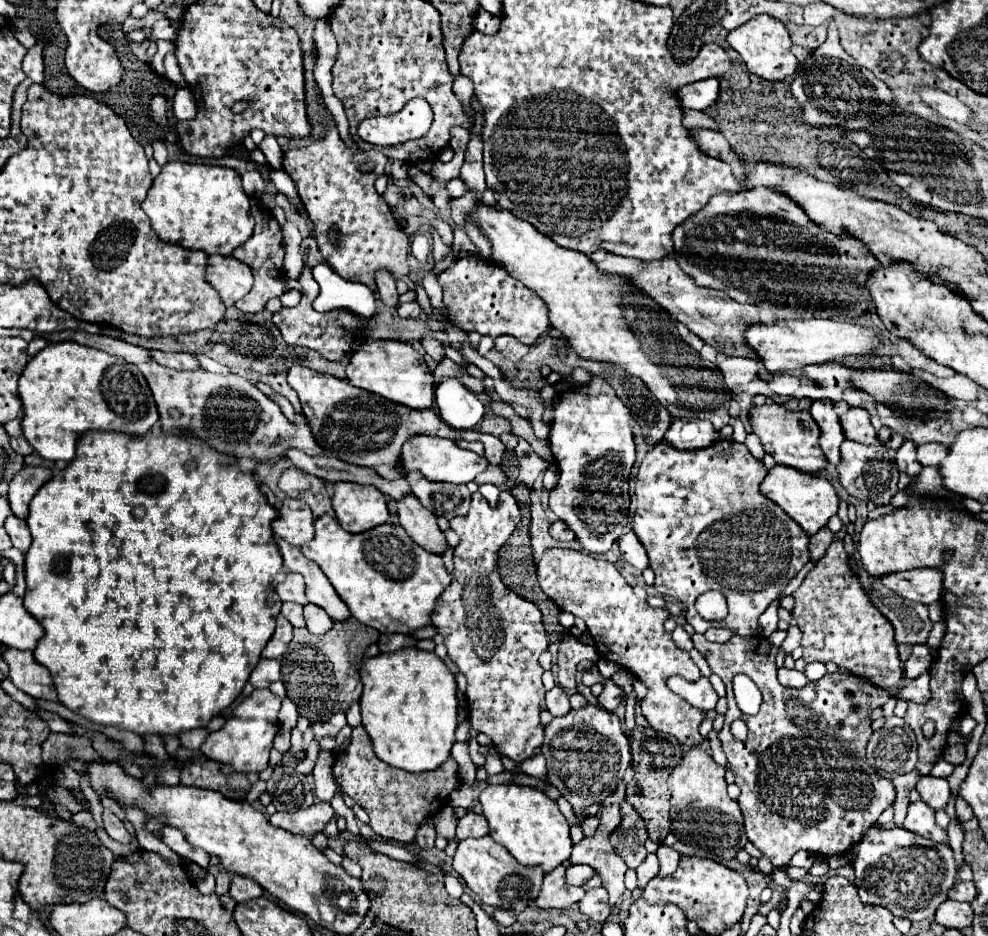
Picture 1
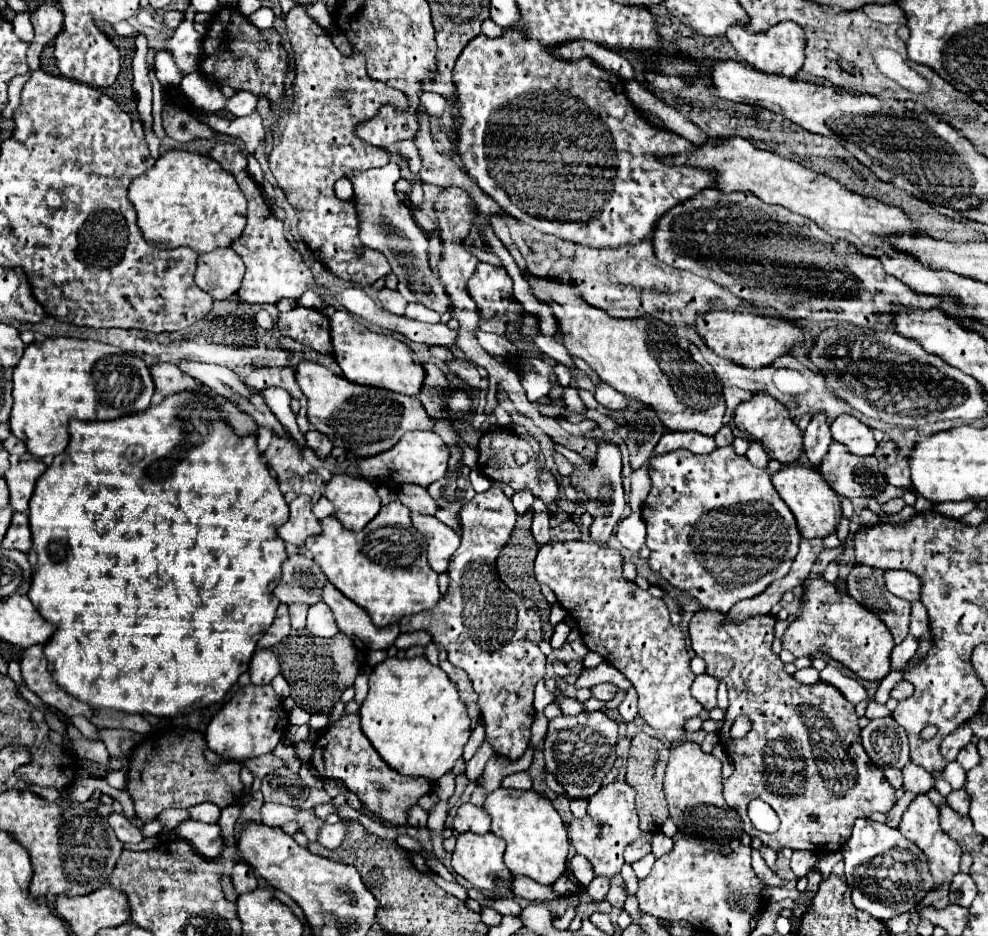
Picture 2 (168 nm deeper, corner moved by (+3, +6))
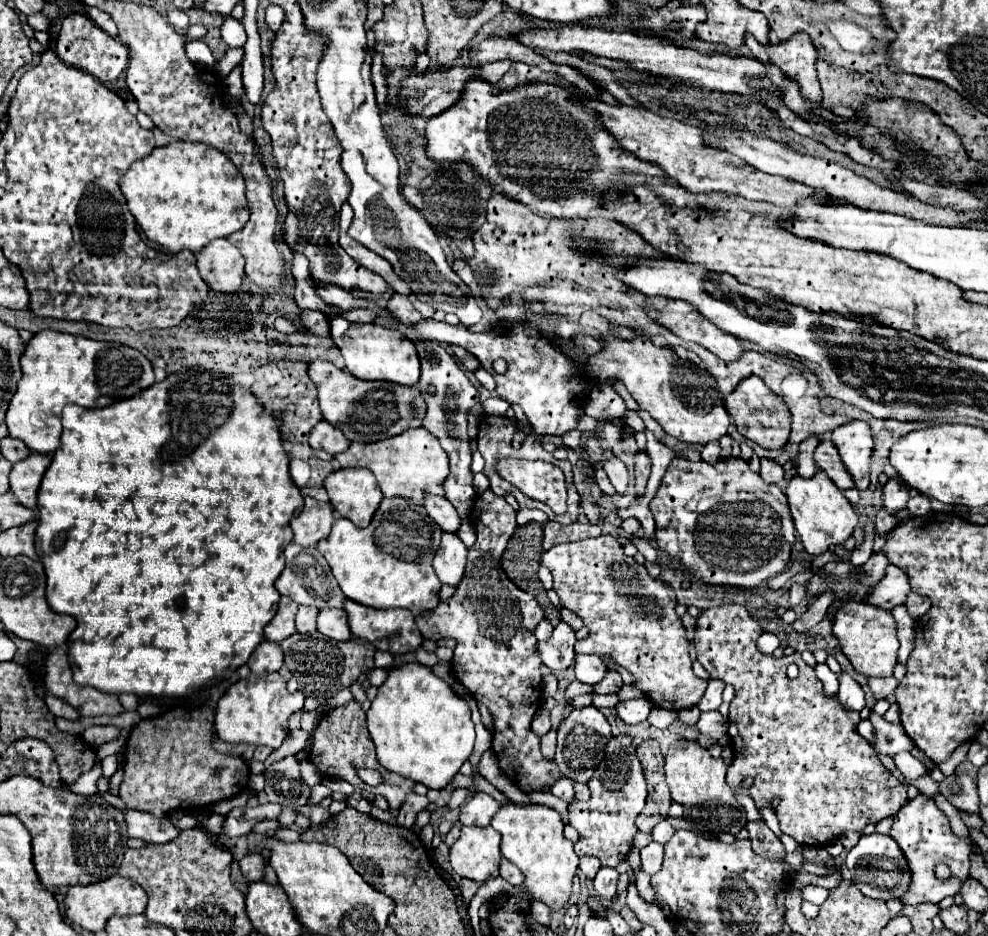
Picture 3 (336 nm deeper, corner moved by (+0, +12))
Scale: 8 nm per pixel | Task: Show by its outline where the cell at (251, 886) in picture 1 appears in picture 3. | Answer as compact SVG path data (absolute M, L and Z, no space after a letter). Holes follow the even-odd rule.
M247 853L241 861L239 861L241 873L247 881L261 881L263 879L263 857L259 853Z

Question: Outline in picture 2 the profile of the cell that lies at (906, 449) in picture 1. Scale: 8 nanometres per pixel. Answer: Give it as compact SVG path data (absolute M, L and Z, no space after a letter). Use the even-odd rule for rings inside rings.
M900 457L884 473L886 473L886 481L890 485L902 487L902 489L908 489L910 487L910 469L908 469L908 459L906 457Z

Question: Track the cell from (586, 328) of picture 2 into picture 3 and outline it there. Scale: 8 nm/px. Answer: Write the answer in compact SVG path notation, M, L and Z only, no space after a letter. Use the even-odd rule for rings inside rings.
M633 331L631 339L621 339L613 333L605 333L601 339L601 351L589 355L587 373L599 383L611 375L619 377L631 397L649 411L649 415L665 429L665 433L685 443L709 443L727 433L731 417L723 405L717 381L707 371L697 371L687 361L681 361L669 347L655 347L643 333Z

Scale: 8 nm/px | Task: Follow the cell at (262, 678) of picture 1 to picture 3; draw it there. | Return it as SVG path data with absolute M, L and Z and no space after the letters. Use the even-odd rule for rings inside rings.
M261 641L259 647L253 651L251 659L247 661L253 675L267 675L273 671L279 671L283 665L283 651L279 643L273 641Z

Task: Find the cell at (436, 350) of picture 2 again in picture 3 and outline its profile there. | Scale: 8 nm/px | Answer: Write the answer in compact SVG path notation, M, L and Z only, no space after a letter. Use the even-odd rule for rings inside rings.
M451 345L451 349L453 349L453 355L463 363L463 367L467 369L467 371L475 371L477 367L479 367L479 361L469 353L469 351L465 351L463 347L457 347L457 345Z

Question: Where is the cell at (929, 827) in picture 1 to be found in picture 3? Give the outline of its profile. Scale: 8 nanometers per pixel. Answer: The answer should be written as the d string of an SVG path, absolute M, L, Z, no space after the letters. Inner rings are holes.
M919 793L915 799L911 799L907 805L903 805L901 811L895 815L889 835L899 843L899 847L903 847L903 853L907 855L907 861L911 863L913 879L911 879L911 887L909 887L907 895L903 895L905 905L939 903L945 897L953 897L955 893L959 893L963 879L969 875L971 847L969 847L969 841L953 835L947 815L935 805L935 801L931 797ZM937 863L947 863L951 869L951 877L943 883L935 879L933 869Z

